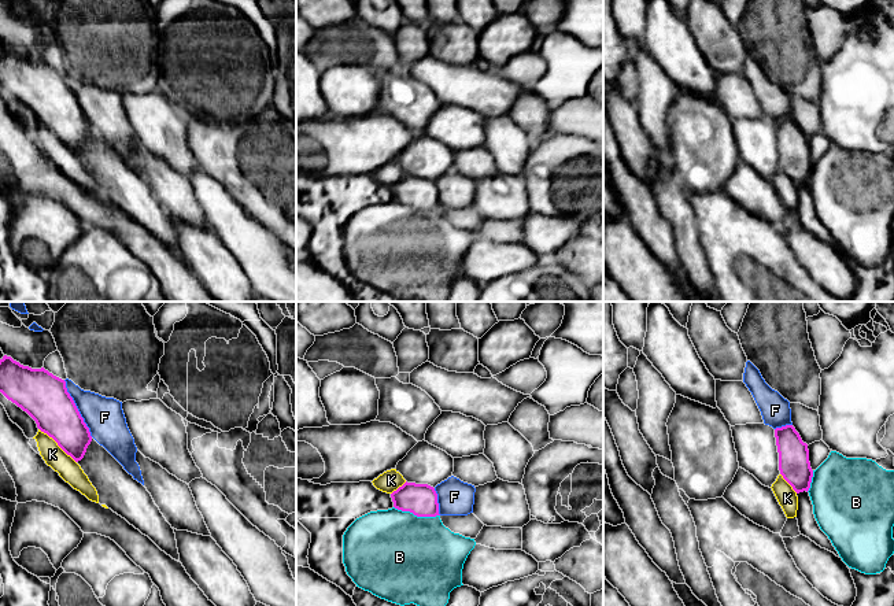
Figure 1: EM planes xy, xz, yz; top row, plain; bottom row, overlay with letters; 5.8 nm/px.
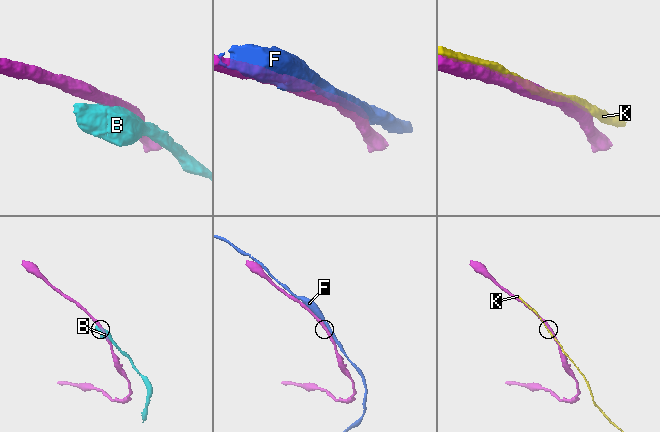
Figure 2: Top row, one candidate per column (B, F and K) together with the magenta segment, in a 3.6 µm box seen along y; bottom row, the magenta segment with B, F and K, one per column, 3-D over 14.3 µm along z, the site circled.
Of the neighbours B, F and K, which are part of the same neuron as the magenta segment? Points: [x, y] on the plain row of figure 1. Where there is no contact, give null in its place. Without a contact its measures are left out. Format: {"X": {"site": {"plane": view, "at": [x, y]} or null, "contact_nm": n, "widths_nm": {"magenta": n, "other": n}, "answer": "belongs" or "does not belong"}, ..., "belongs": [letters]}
{"B": {"site": {"plane": "xz", "at": [417, 209]}, "contact_nm": 280, "widths_nm": {"magenta": 190, "other": 500}, "answer": "does not belong"}, "F": {"site": {"plane": "xy", "at": [77, 102]}, "contact_nm": 380, "widths_nm": {"magenta": 280, "other": 220}, "answer": "does not belong"}, "K": {"site": {"plane": "xy", "at": [58, 137]}, "contact_nm": 300, "widths_nm": {"magenta": 260, "other": 120}, "answer": "does not belong"}, "belongs": []}

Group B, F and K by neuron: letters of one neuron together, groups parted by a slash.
B / F / K

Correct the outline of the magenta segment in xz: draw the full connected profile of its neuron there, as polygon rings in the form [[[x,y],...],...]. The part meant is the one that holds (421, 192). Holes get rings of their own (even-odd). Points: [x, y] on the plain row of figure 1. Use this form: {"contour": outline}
{"contour": [[[404,175],[391,186],[394,200],[410,204],[417,210],[436,210],[439,207],[437,186],[428,177]]]}

